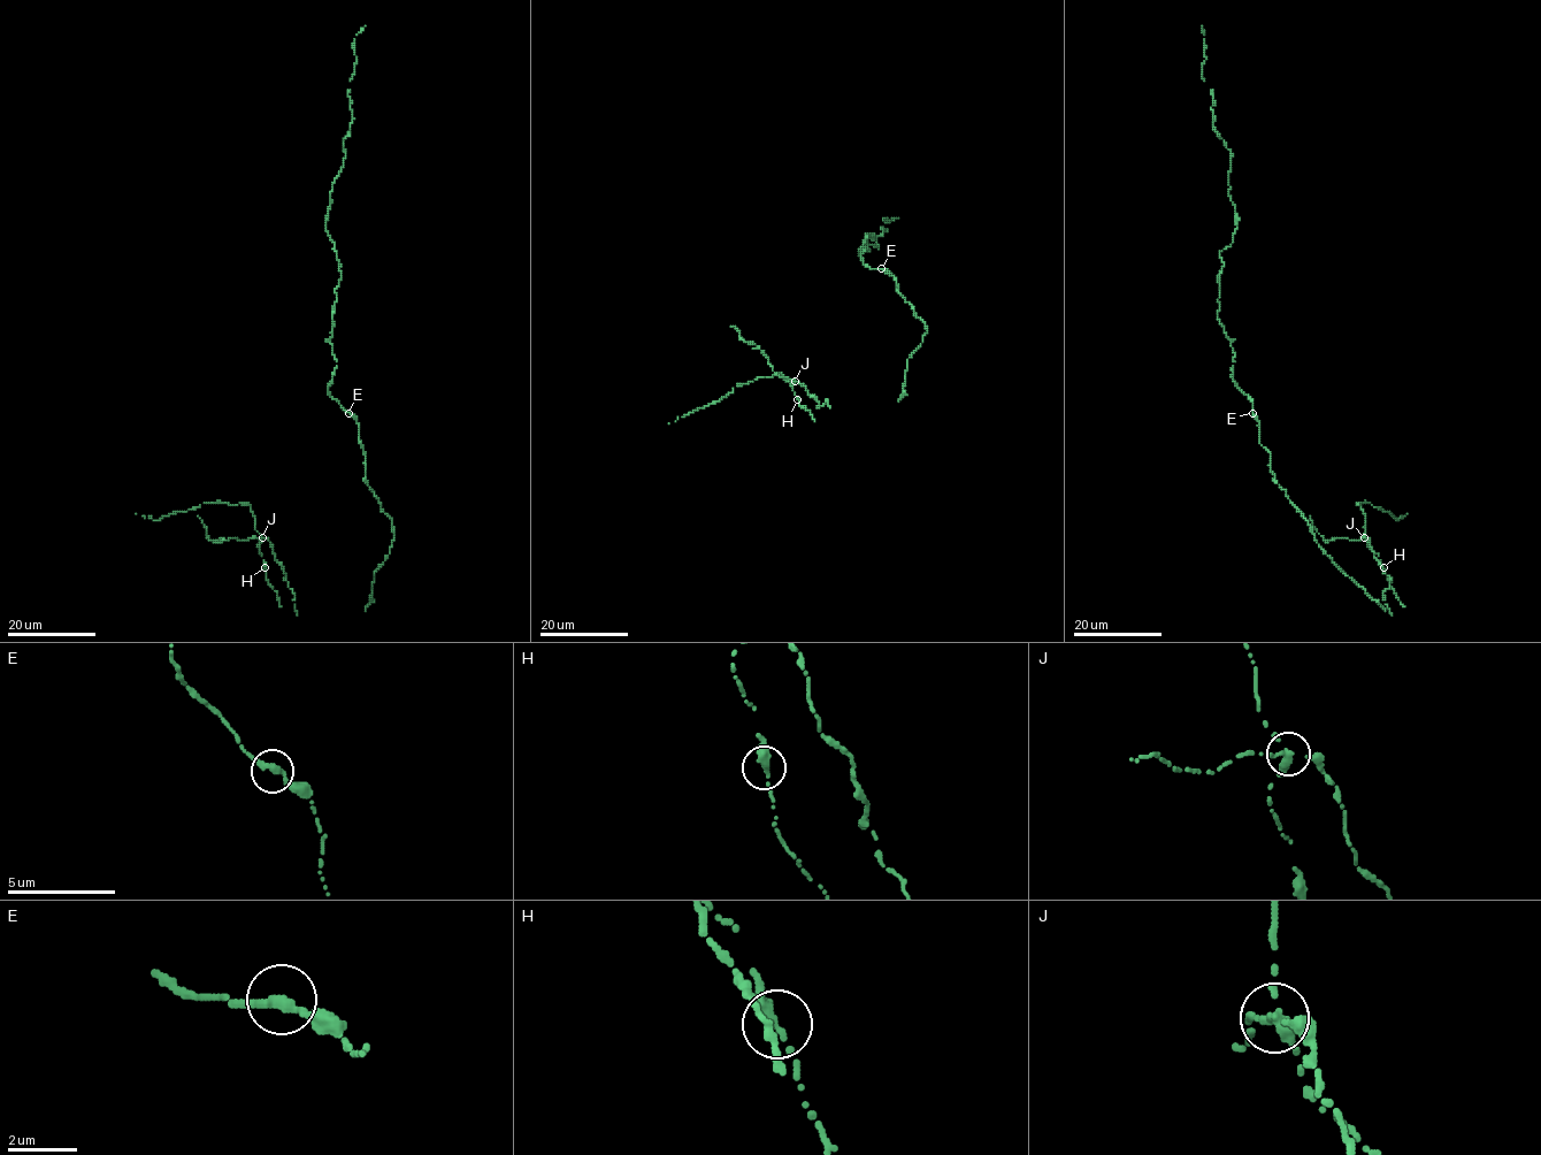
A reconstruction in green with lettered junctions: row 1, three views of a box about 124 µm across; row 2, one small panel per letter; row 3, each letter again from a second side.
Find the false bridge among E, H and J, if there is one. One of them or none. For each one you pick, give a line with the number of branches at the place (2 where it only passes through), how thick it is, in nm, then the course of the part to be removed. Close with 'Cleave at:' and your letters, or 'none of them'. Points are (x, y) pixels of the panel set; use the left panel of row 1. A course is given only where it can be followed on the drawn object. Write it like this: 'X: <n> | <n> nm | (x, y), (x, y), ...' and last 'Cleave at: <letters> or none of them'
J: 2 | 320 nm | (262, 537), (215, 542), (207, 535), (198, 515)
Cleave at: J

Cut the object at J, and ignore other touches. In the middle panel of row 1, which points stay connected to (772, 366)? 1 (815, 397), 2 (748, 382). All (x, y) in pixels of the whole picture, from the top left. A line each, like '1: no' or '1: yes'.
1: yes
2: no

